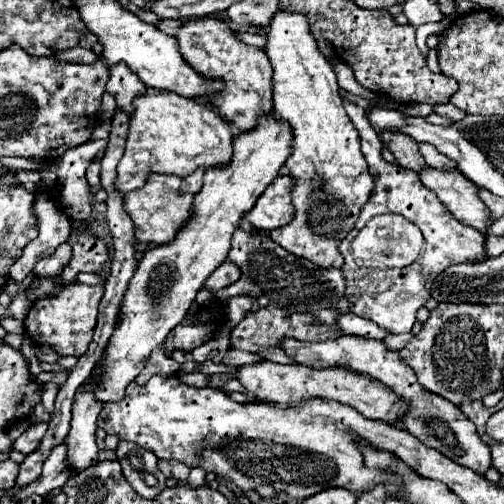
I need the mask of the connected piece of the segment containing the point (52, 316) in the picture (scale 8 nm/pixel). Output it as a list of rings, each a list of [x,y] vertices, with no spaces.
[[[72,283],[60,291],[56,297],[40,299],[32,303],[28,317],[24,319],[24,331],[32,339],[32,343],[52,347],[60,355],[80,357],[86,353],[88,343],[92,341],[92,331],[96,325],[98,303],[102,299],[104,287],[92,287],[82,283]]]

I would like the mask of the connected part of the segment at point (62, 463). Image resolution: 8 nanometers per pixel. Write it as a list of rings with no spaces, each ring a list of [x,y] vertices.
[[[60,443],[60,445],[52,447],[52,455],[44,461],[44,469],[42,469],[40,479],[36,479],[30,485],[18,489],[18,493],[8,495],[8,499],[12,503],[20,503],[34,493],[36,495],[46,495],[52,489],[62,487],[68,479],[70,479],[70,473],[68,473],[68,465],[66,465],[66,445]]]

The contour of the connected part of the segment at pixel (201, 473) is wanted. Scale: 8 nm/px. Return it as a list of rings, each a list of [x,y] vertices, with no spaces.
[[[194,467],[191,469],[187,483],[193,488],[199,488],[206,482],[206,471],[201,467]]]

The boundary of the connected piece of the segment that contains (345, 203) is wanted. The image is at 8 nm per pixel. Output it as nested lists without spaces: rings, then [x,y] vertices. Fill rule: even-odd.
[[[276,9],[272,15],[272,21],[268,25],[268,45],[266,55],[272,65],[272,103],[276,115],[286,119],[294,131],[294,143],[292,143],[292,155],[286,159],[286,171],[294,181],[292,189],[292,203],[294,203],[294,219],[278,229],[270,231],[270,237],[282,245],[292,255],[304,257],[312,261],[318,267],[336,267],[340,269],[344,265],[344,259],[338,251],[340,241],[354,229],[362,205],[370,199],[374,189],[374,179],[368,171],[368,165],[364,163],[364,155],[360,151],[360,137],[358,131],[352,127],[352,121],[348,119],[342,99],[338,95],[340,87],[336,83],[336,75],[328,59],[322,55],[322,51],[316,45],[316,39],[310,33],[308,19],[304,13],[288,11],[288,9]]]

